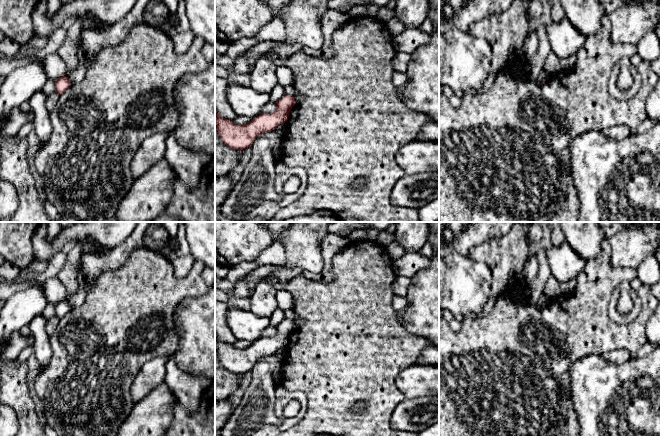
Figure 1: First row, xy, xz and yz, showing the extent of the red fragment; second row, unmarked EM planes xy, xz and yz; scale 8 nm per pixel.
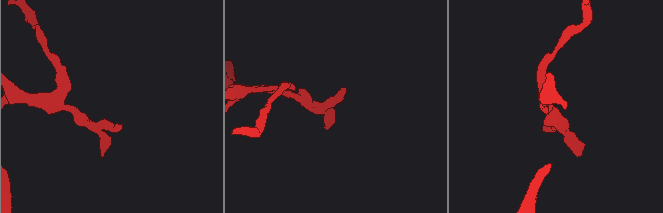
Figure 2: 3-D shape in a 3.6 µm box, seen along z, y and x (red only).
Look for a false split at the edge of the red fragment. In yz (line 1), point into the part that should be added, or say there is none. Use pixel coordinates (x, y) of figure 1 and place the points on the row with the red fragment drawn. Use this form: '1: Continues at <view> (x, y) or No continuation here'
1: No continuation here

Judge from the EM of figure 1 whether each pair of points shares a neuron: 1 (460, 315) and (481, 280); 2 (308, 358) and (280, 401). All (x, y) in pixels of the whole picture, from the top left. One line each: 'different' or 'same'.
1: same
2: different

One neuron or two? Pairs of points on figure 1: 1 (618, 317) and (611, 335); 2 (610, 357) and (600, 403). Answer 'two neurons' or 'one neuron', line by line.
1: two neurons
2: two neurons

